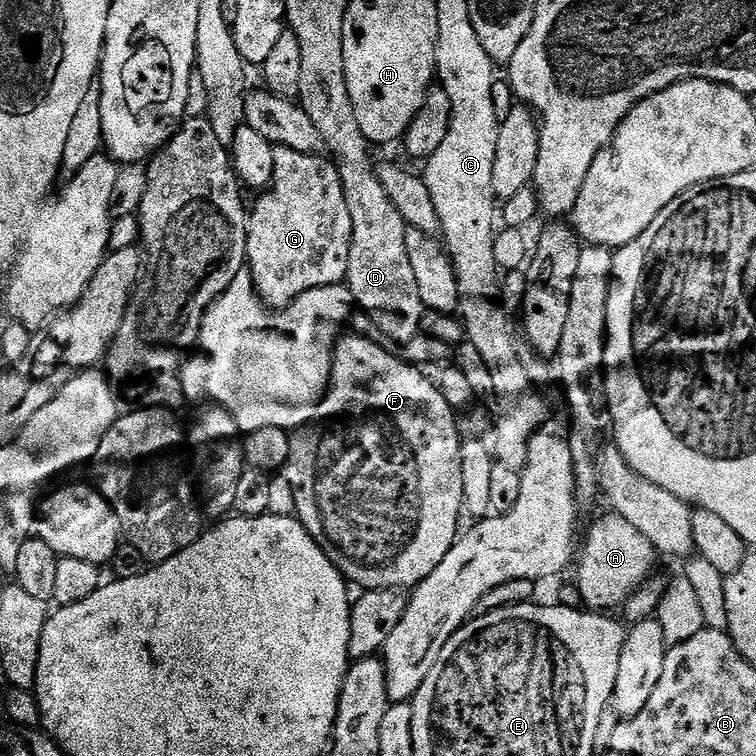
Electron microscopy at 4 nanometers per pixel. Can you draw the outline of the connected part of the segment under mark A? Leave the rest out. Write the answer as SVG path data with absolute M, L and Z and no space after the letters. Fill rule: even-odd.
M606 512L606 515L591 526L579 560L576 583L580 590L580 599L589 609L602 612L623 605L633 592L651 579L652 570L656 560L658 561L658 553L653 544L627 522L626 518Z

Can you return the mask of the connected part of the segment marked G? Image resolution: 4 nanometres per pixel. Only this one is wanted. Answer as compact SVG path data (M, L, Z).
M274 147L274 178L272 187L253 207L248 222L247 271L252 273L252 281L260 299L273 310L290 306L306 290L339 284L347 277L352 223L350 209L346 206L346 194L342 190L340 169L331 159L317 154L310 156L298 150Z

